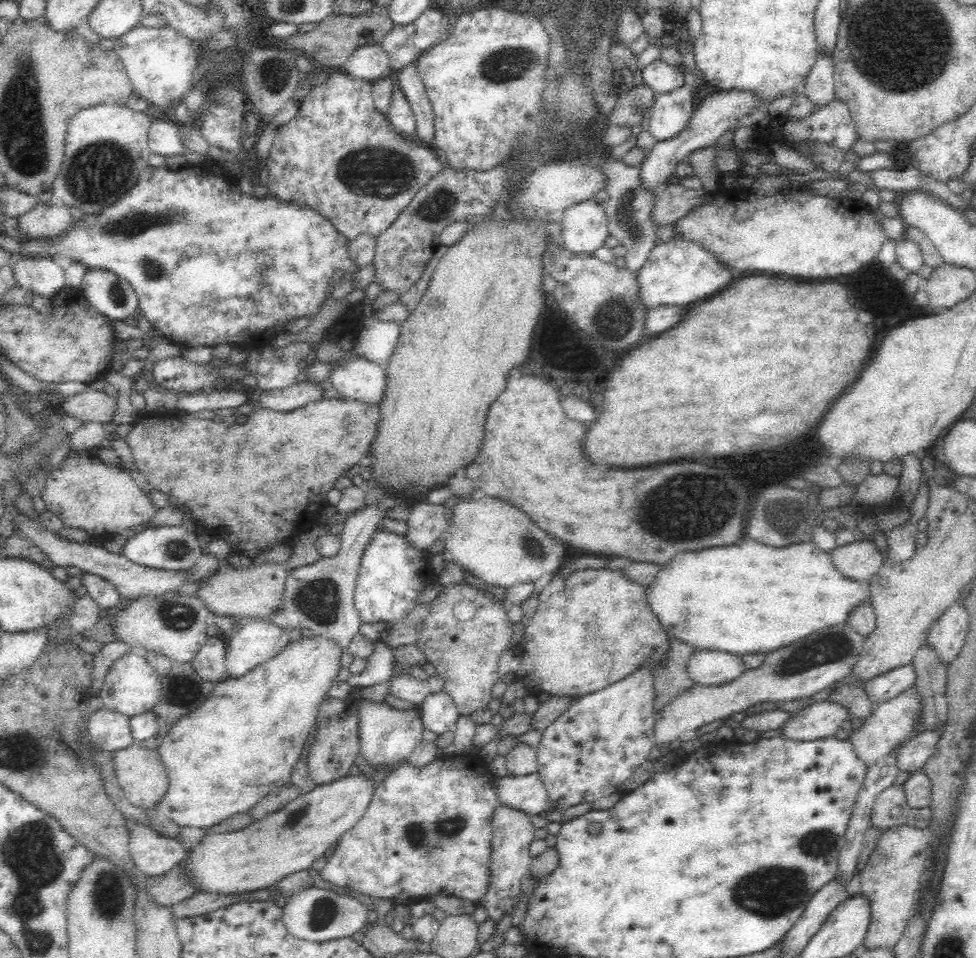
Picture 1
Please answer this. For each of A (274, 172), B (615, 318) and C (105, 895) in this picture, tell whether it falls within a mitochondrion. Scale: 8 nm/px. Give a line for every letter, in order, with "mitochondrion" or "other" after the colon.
A: other
B: mitochondrion
C: mitochondrion

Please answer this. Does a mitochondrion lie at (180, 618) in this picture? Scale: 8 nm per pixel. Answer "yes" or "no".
yes

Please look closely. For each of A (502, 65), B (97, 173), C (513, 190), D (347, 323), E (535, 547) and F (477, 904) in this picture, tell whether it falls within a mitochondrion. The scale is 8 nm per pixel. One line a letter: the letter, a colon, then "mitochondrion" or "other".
A: mitochondrion
B: mitochondrion
C: other
D: other
E: mitochondrion
F: other

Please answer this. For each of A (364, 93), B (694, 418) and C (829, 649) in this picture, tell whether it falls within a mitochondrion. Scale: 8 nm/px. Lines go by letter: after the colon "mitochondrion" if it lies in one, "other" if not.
A: other
B: other
C: mitochondrion

